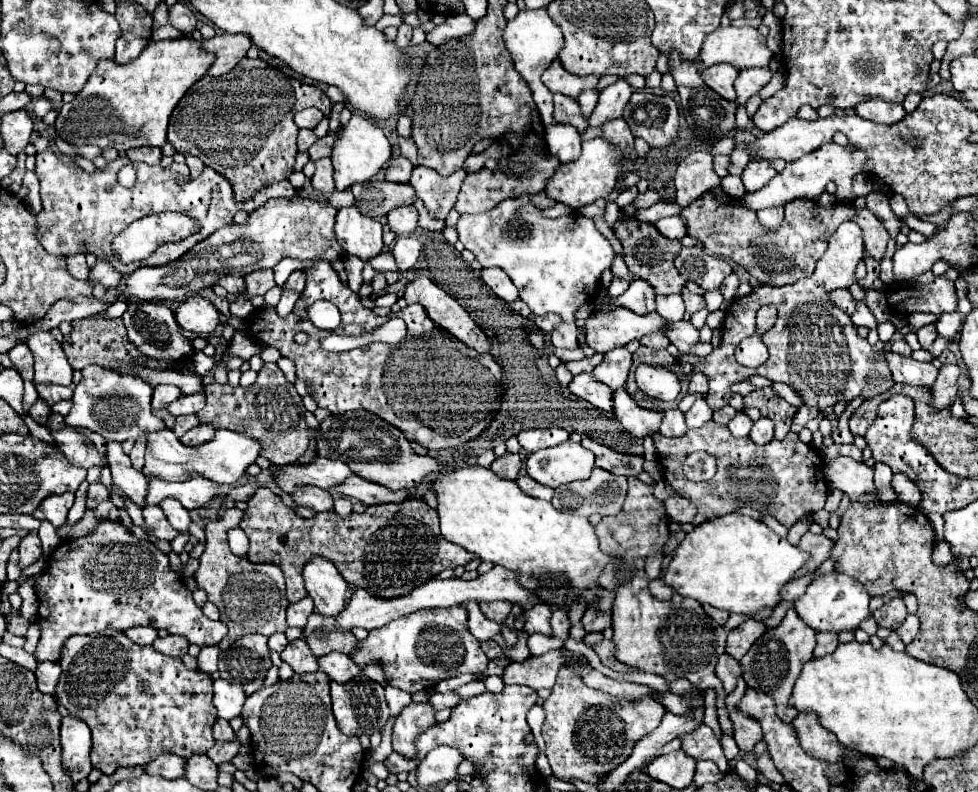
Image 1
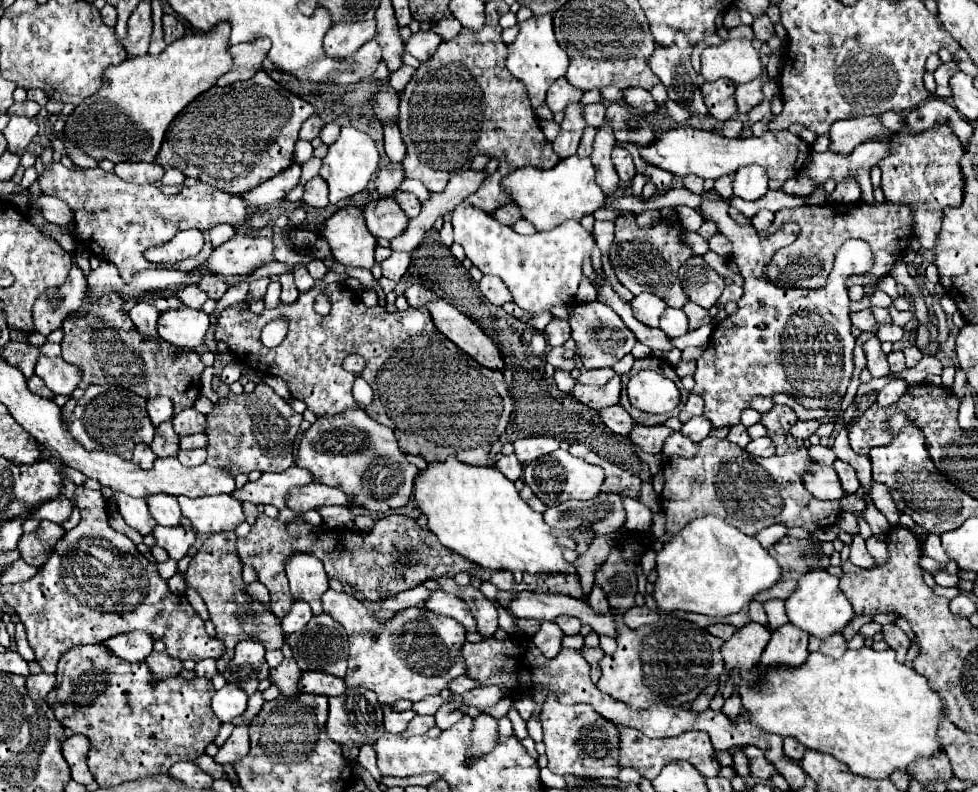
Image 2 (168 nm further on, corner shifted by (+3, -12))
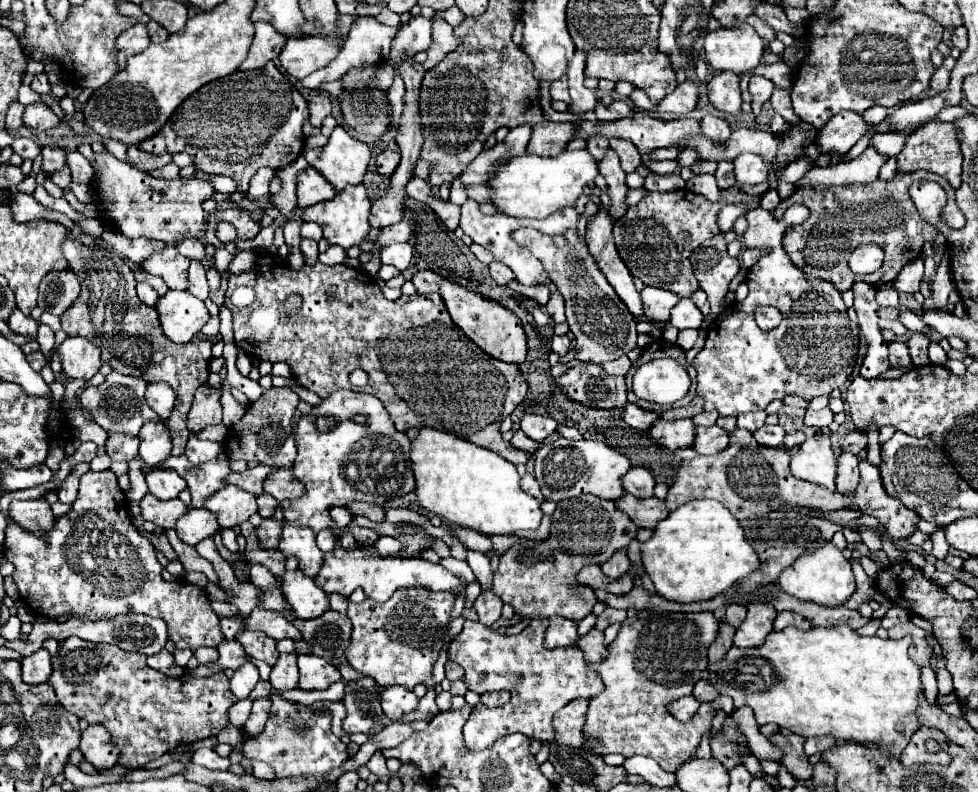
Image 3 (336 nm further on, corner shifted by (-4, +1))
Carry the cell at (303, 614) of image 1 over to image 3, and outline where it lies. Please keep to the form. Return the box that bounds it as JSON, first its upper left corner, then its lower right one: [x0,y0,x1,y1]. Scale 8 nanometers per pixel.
[282,569,330,619]

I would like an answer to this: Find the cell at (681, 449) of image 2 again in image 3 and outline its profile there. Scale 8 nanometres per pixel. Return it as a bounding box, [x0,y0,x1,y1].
[694,427,728,455]

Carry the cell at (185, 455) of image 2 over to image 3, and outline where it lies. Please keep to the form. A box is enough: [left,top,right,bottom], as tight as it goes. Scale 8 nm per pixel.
[184,435,220,465]

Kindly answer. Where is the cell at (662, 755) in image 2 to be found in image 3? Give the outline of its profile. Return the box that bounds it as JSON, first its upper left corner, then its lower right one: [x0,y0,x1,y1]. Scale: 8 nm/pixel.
[584,613,718,771]

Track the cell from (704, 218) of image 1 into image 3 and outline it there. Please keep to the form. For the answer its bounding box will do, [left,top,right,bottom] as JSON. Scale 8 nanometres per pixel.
[774,171,954,291]

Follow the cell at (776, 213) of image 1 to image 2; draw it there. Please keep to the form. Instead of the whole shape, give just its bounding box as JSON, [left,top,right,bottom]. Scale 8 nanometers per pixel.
[753,210,775,230]

